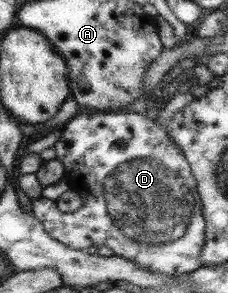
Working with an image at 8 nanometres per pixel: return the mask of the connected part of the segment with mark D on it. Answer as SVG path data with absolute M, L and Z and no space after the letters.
M132 109L129 110L109 110L109 112L86 113L73 116L67 120L60 130L59 140L56 140L52 146L55 153L54 160L57 160L64 169L64 181L72 191L78 193L80 205L75 212L62 213L57 210L54 201L44 198L32 199L31 213L41 221L44 231L53 240L73 250L86 250L89 246L105 246L111 248L113 255L120 256L125 260L130 260L133 264L154 272L155 274L184 274L197 270L202 266L201 249L205 242L204 235L204 216L202 215L202 206L197 194L196 180L190 173L190 167L185 161L183 153L176 147L176 144L170 139L168 134L161 128L160 124L153 119L145 116L144 113L137 113Z

